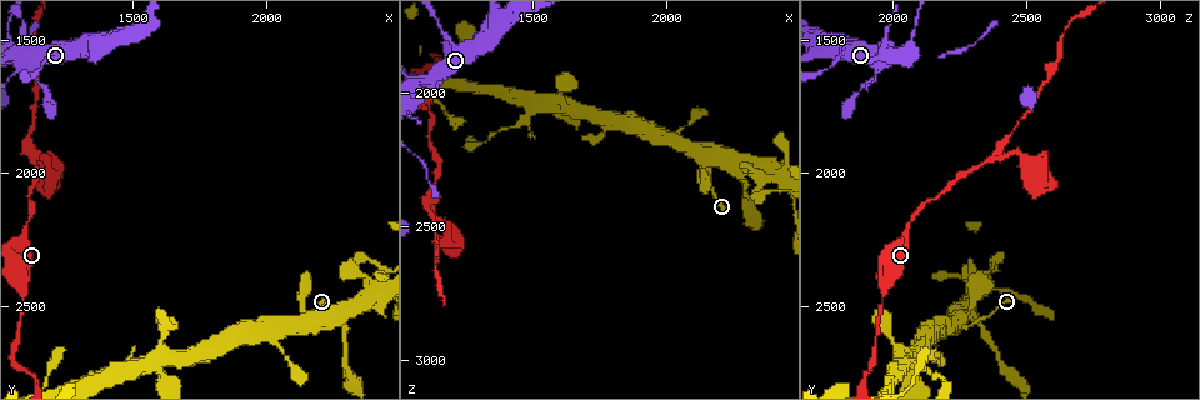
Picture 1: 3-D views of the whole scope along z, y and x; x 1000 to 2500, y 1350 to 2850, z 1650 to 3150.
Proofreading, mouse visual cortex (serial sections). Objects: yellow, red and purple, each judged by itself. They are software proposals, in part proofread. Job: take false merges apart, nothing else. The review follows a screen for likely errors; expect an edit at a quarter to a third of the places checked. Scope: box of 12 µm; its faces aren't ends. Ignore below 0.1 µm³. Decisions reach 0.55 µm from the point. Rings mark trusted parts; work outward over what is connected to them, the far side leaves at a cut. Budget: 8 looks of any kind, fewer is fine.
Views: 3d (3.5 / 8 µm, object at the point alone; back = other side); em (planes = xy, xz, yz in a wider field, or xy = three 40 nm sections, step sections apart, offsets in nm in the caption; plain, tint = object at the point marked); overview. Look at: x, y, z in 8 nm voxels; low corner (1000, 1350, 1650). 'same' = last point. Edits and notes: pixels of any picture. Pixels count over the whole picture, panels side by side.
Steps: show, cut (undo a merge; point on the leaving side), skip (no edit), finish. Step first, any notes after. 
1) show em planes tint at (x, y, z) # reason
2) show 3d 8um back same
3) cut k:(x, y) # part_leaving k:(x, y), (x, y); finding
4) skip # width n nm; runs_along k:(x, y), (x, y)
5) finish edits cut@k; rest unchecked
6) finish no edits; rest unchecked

show 3d 8um at (2270, 2520, 2290) # arms part here

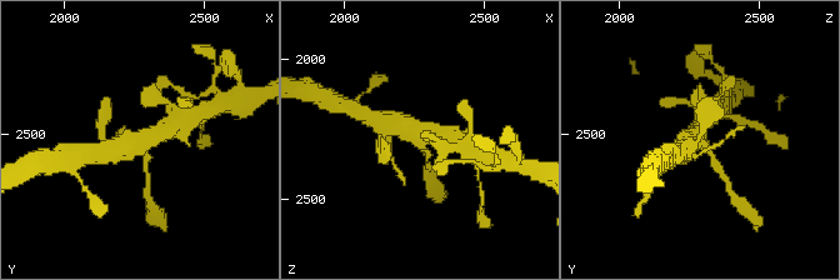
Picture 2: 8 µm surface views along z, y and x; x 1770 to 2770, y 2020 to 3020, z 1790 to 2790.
show 3d 3.5um at (2260, 2540, 2290)

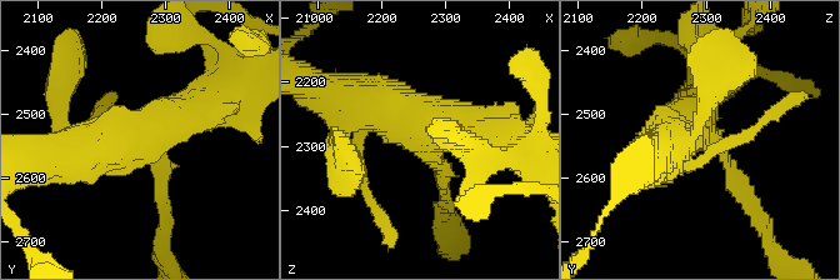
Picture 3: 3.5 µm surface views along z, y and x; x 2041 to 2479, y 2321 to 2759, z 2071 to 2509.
show em xy step 5 tint at (2265, 2530, 2285) # need the tissue

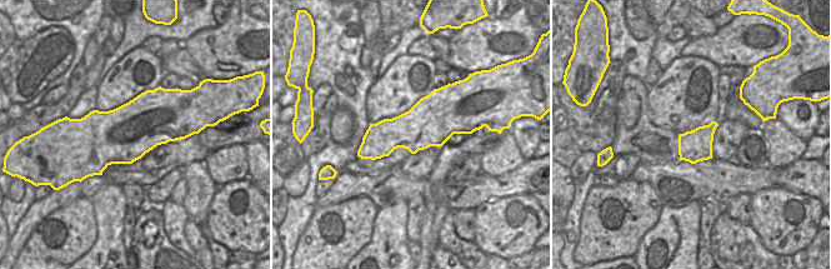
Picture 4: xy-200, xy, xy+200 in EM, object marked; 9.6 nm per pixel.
skip # arm_widths 200, 450, 500 nm; runs_along 3:(84, 159), (223, 90); one cell here

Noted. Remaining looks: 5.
show 3d 3.5um at (1590, 2680, 2020) # looks like a crossing

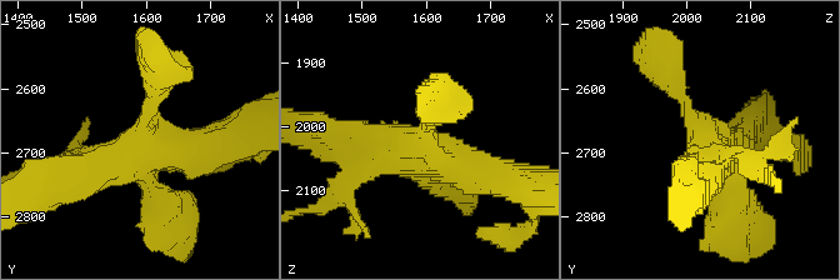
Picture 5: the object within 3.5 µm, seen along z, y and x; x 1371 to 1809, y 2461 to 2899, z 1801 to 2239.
show em xy step 2 tint at (1600, 2675, 2025) # shape alone is not enough

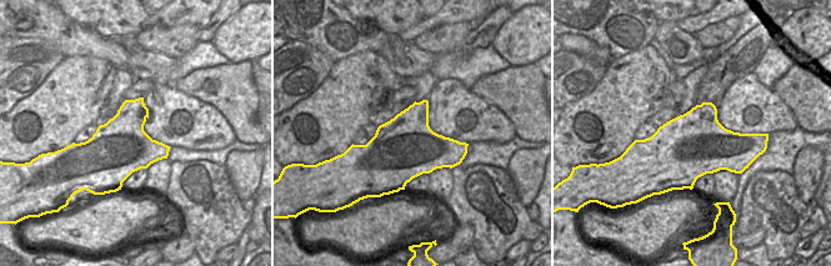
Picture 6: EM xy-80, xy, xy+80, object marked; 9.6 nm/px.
skip # runs_along 5:(213, 143), (60, 178); one cell here

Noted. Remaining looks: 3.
show 3d 3.5um at (1110, 1840, 2450) # sudden change in width

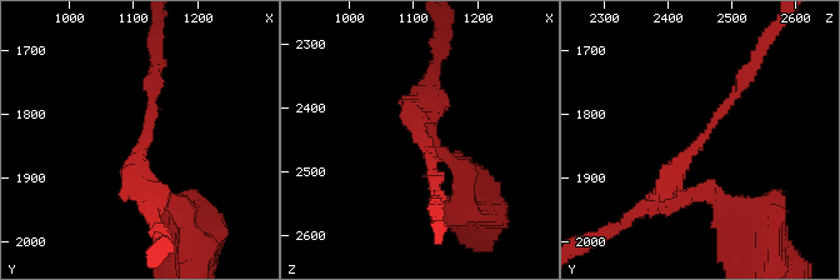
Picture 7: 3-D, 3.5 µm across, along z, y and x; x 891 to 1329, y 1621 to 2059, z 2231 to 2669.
show em xy step 3 tint at (1125, 1840, 2450) # arm_widths 150, 300 nm; need the tissue

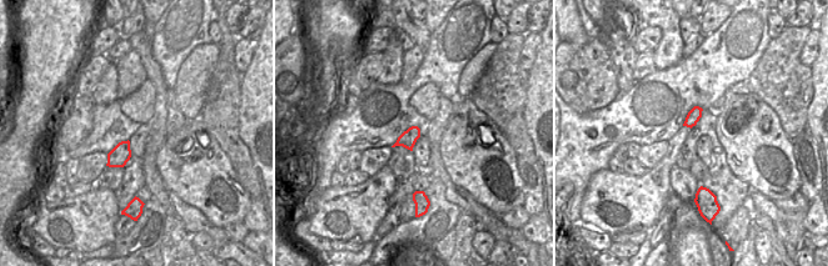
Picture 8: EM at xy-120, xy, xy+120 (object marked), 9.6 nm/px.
skip # runs_along 7:(653, 200), (749, 70); one cell here

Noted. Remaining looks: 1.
finish no edits; rest unchecked

